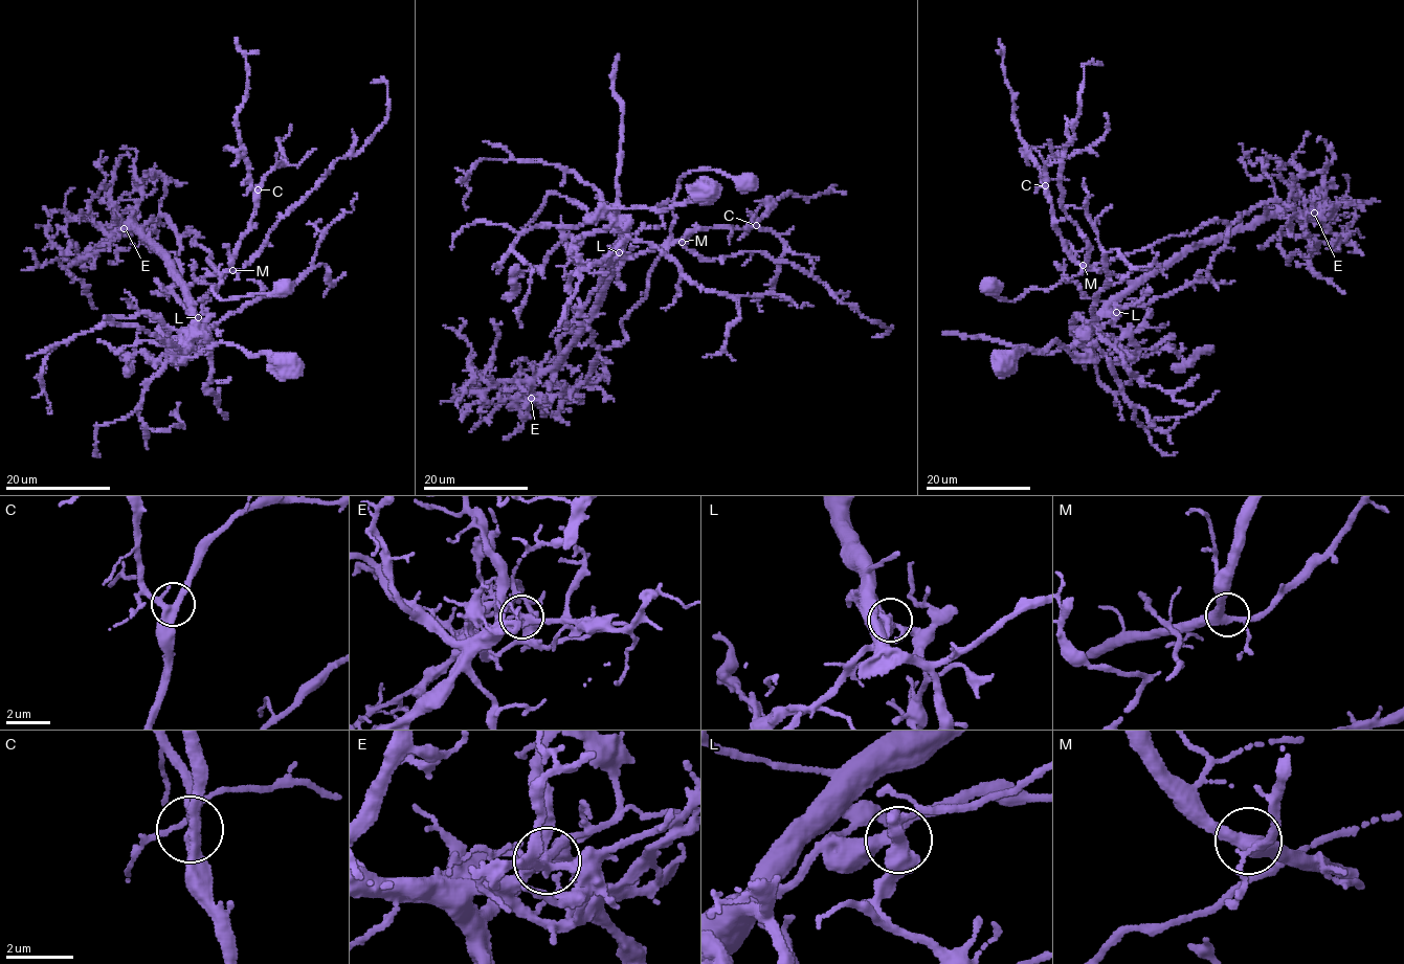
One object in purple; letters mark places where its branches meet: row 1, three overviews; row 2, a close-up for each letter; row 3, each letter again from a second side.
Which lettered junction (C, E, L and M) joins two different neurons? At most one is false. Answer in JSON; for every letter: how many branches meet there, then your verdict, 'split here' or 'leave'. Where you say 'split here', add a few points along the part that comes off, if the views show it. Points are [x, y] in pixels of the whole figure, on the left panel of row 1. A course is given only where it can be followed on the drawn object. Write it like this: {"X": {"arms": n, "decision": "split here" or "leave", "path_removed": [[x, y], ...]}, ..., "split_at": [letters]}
{"C": {"arms": 4, "decision": "leave"}, "E": {"arms": 4, "decision": "split here", "path_removed": [[124, 228], [168, 217], [181, 277], [168, 290], [197, 319], [157, 362], [119, 356]]}, "L": {"arms": 4, "decision": "leave"}, "M": {"arms": 4, "decision": "leave"}, "split_at": ["E"]}

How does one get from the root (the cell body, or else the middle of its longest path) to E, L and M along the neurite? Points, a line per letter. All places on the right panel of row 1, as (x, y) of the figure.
E: (1003, 362), (1054, 341), (1074, 356), (1094, 316), (1193, 248), (1264, 219), (1314, 214)
L: (1003, 362), (1017, 351), (1046, 350), (1054, 341), (1074, 356), (1076, 340), (1082, 333), (1102, 316), (1116, 312)
M: (1003, 362), (1017, 351), (1046, 350), (1054, 341), (1074, 356), (1076, 340), (1096, 312), (1131, 286), (1083, 265)

